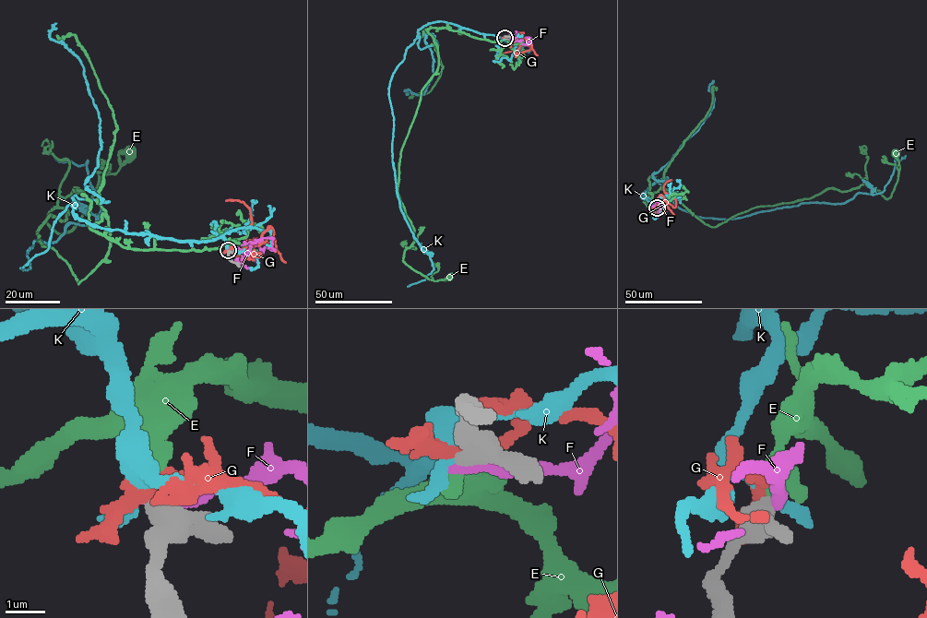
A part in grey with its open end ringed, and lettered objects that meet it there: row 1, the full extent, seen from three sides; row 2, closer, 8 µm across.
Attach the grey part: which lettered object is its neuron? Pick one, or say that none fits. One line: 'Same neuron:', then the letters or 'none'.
Same neuron: E

